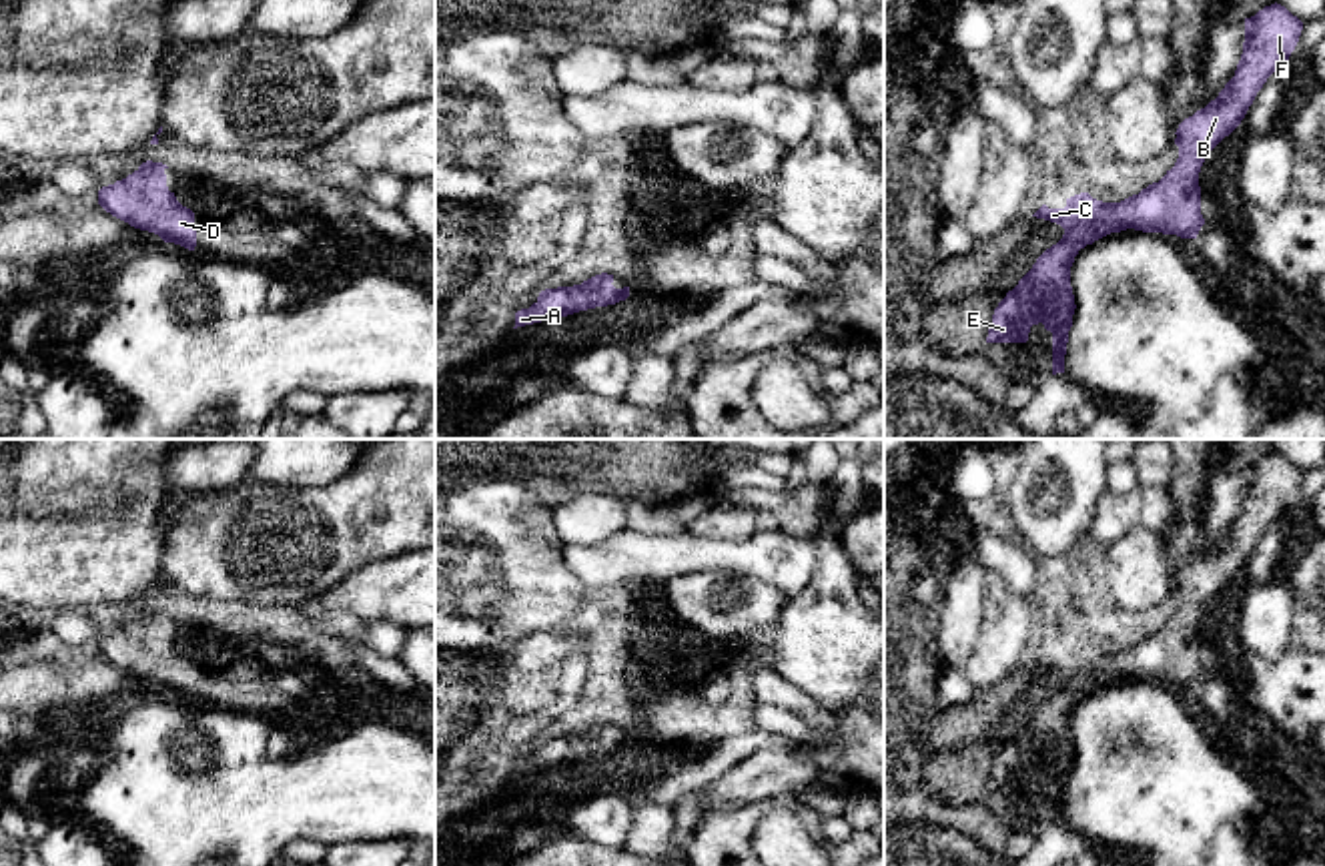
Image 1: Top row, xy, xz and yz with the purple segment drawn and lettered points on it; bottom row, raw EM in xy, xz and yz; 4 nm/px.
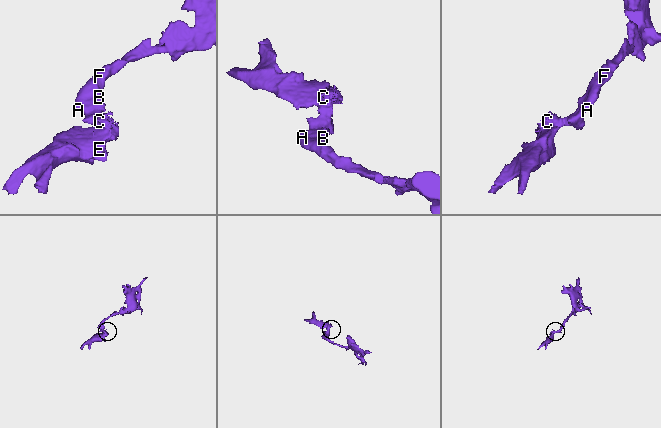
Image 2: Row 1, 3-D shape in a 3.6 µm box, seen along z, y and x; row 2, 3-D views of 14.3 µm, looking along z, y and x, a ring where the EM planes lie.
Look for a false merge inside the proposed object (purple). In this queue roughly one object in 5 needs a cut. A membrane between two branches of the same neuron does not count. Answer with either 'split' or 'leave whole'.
leave whole

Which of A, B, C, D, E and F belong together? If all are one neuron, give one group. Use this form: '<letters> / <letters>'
A B C D E F

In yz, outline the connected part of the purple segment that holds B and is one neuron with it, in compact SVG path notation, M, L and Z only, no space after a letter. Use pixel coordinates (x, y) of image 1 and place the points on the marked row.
M1277 2L1265 6L1255 16L1245 18L1243 54L1235 76L1225 84L1215 100L1179 124L1175 132L1179 158L1159 182L1149 184L1139 194L1121 202L1102 202L1092 198L1088 192L1080 192L1066 198L1064 208L1048 208L1042 204L1032 216L1060 225L1064 235L1036 259L1032 269L998 303L986 343L1026 343L1030 327L1042 323L1044 329L1052 333L1052 375L1064 373L1068 331L1076 309L1070 287L1070 267L1078 251L1111 233L1127 229L1197 239L1201 227L1205 225L1199 186L1201 166L1209 152L1241 124L1267 78L1287 64L1299 42L1301 30L1303 22Z

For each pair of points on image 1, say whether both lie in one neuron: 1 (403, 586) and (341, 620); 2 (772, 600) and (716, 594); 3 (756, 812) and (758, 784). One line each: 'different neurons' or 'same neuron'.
1: different neurons
2: same neuron
3: different neurons

